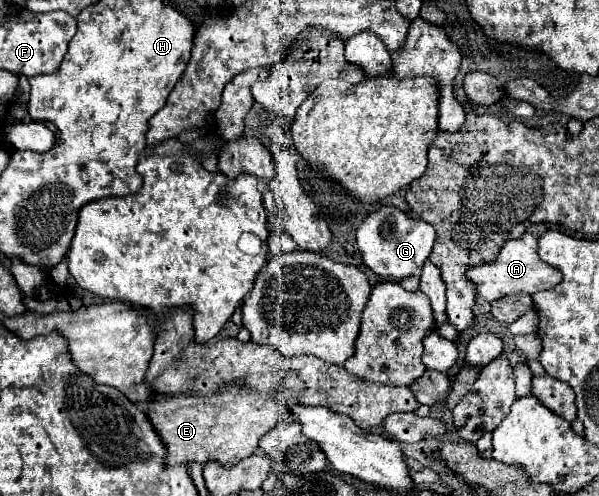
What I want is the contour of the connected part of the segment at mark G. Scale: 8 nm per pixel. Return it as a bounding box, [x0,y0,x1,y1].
[357,206,435,282]

